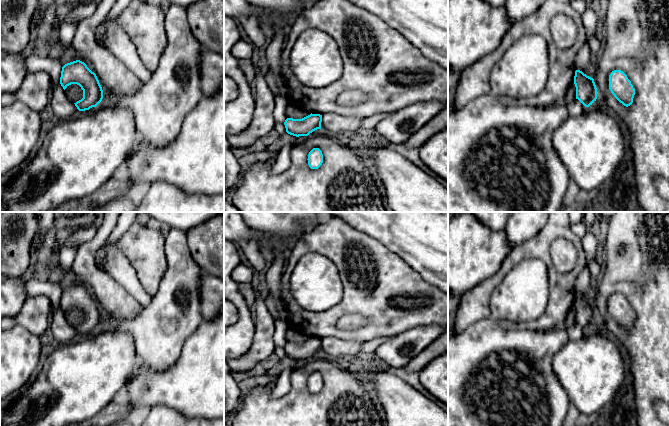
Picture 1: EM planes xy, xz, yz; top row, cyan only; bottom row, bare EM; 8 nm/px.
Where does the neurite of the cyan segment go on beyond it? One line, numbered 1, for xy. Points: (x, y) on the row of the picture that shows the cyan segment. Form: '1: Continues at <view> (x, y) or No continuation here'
1: No continuation here

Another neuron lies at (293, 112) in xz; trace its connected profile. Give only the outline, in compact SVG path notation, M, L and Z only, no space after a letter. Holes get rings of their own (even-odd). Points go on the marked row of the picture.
M289 103L286 107L287 118L302 119L310 114L311 114L310 112L297 108L294 105L291 105Z

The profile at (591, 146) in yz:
M594 104L578 116L569 116L553 132L553 147L557 156L566 167L570 182L579 189L591 191L599 189L607 180L612 178L617 167L624 158L626 141L618 121L605 112L604 106Z

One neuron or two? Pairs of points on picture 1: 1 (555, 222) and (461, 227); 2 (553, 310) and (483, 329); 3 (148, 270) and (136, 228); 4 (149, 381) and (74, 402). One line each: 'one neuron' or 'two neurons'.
1: two neurons
2: two neurons
3: one neuron
4: two neurons

